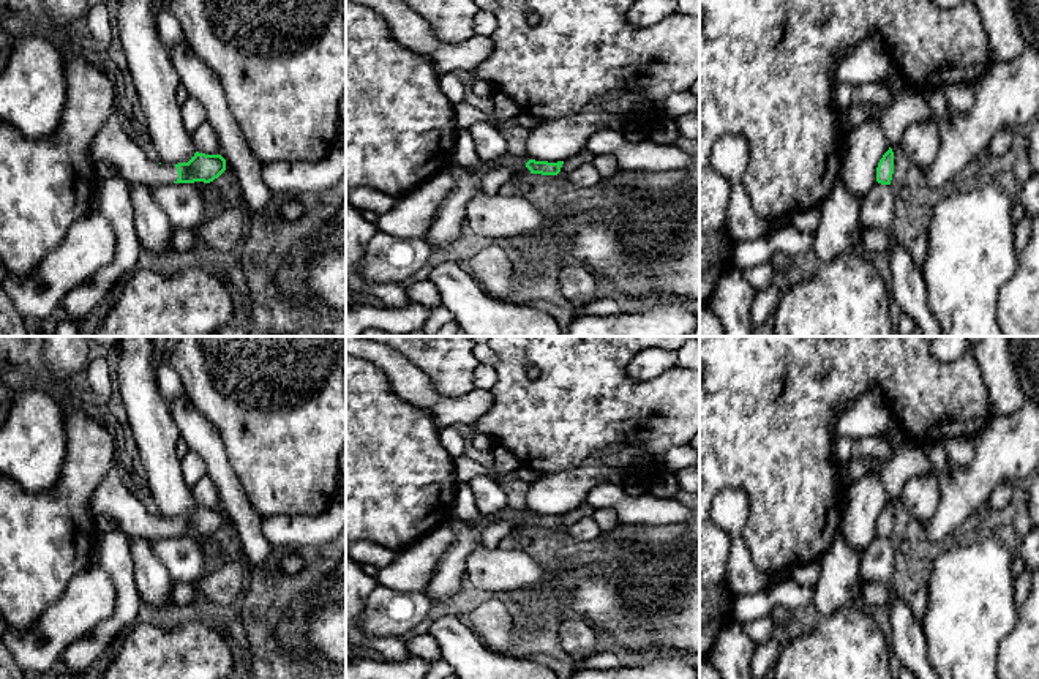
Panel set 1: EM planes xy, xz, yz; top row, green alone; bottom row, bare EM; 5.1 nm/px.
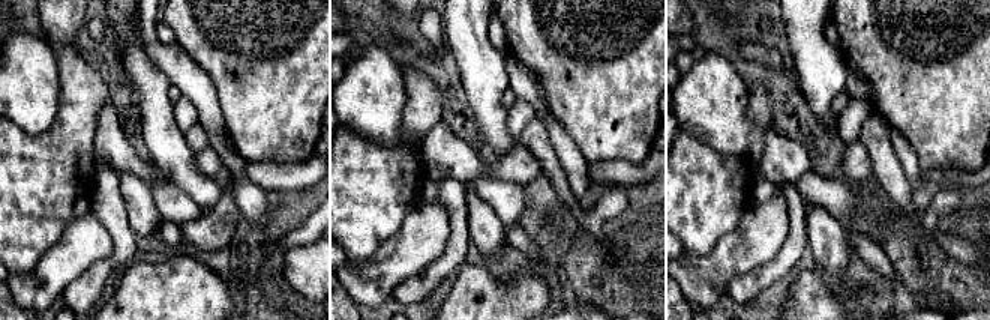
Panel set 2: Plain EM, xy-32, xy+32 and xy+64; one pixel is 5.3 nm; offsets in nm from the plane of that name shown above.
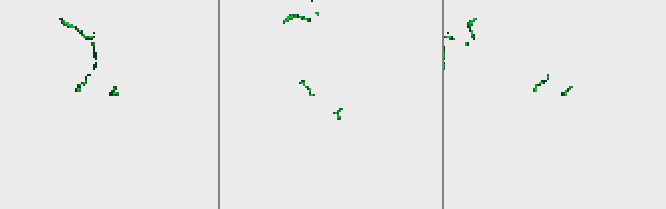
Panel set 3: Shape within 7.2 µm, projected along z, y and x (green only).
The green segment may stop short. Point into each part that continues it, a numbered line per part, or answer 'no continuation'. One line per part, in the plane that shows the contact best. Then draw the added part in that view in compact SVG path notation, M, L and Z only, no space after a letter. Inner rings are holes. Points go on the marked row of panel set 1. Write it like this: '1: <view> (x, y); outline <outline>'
1: xy (116, 153); outline M114 111L95 136L92 153L98 182L118 177L128 185L153 186L174 183L178 178L175 166L164 166L147 158L126 134Z

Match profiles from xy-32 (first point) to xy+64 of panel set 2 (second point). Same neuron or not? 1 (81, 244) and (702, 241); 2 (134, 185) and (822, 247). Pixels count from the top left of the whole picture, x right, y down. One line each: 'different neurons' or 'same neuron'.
1: different neurons
2: same neuron

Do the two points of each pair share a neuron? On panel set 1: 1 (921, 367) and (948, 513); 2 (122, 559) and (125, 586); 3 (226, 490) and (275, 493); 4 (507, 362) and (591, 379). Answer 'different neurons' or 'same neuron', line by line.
1: different neurons
2: same neuron
3: different neurons
4: same neuron

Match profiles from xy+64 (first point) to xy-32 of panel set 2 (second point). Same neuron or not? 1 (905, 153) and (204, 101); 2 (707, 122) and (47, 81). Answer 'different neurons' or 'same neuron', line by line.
1: same neuron
2: same neuron

